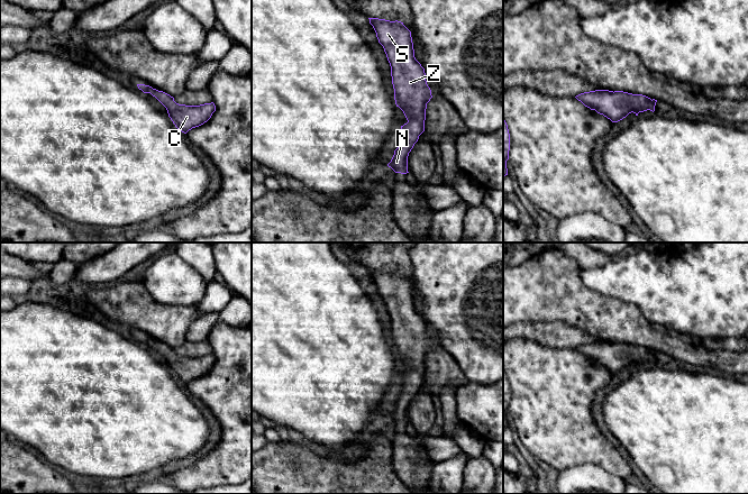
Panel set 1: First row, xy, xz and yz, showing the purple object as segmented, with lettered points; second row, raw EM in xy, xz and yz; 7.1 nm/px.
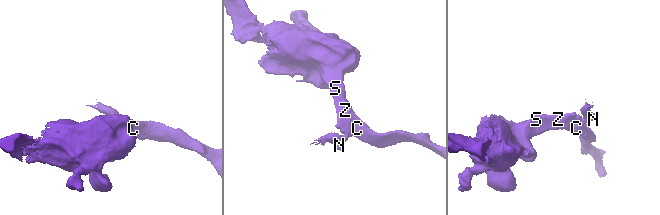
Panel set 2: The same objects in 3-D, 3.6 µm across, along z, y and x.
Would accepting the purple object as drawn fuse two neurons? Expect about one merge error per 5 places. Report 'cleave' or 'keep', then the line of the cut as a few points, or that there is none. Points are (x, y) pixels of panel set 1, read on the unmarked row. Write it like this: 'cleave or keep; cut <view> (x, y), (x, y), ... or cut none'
keep; cut none

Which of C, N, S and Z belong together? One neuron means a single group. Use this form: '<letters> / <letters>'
C N S Z

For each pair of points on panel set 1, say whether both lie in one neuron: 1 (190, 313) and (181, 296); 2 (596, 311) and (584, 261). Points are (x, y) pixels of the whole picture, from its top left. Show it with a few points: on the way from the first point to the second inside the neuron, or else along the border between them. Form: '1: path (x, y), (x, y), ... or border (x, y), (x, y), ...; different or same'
1: border (160, 302), (166, 304), (195, 304); different
2: border (564, 254), (569, 256), (580, 268); different

